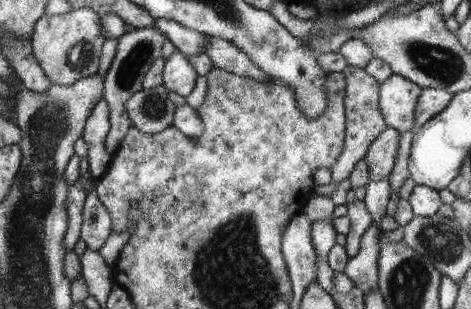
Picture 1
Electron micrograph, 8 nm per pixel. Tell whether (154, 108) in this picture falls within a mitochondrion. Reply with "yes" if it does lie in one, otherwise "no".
yes

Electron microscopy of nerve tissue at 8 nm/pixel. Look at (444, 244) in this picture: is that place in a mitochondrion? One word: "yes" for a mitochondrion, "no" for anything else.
yes

